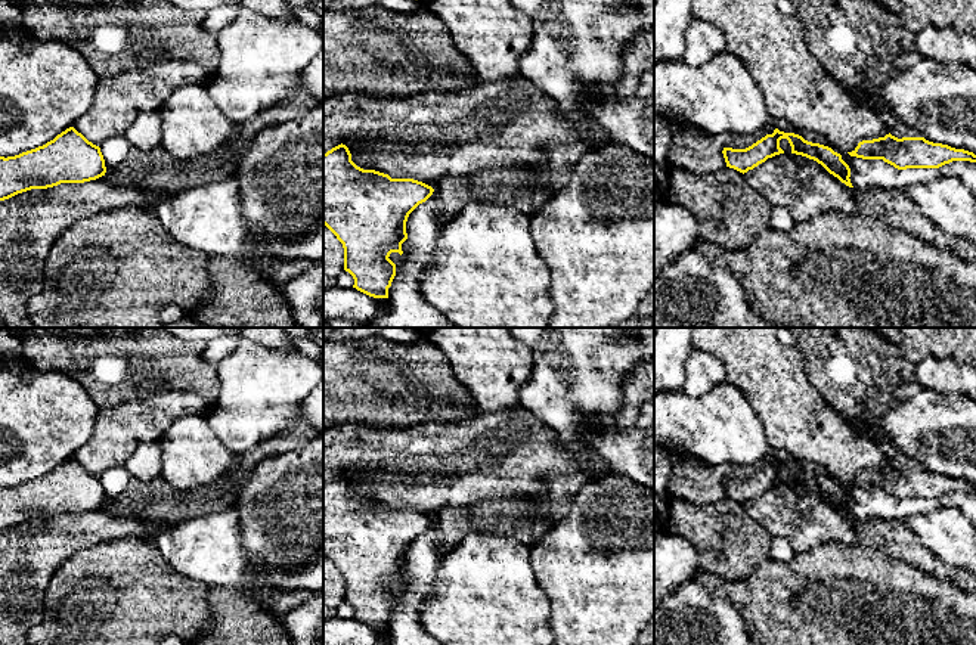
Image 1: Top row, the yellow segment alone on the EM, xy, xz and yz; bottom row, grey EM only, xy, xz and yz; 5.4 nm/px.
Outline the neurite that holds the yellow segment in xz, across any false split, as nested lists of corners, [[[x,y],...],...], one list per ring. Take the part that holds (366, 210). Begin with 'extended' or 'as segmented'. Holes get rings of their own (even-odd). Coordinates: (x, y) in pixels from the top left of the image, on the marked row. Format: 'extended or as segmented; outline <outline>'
as segmented; outline [[[343,143],[323,154],[323,224],[343,244],[344,270],[353,276],[353,288],[374,298],[388,298],[388,288],[396,276],[396,264],[388,257],[391,252],[403,254],[408,217],[433,192],[422,182],[391,179],[357,167]]]

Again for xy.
as segmented; outline [[[69,127],[43,146],[0,156],[0,201],[31,189],[96,180],[105,173],[100,148]]]

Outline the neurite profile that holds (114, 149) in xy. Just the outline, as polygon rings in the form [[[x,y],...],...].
[[[118,134],[105,140],[100,146],[100,152],[105,159],[105,167],[108,170],[118,168],[124,158],[128,155],[131,146],[126,134]]]

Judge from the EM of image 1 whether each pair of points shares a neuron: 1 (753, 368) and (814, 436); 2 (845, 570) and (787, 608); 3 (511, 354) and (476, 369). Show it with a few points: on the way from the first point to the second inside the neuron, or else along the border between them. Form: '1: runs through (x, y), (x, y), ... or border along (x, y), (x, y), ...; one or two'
1: runs through (770, 384), (799, 419); one
2: runs through (830, 585), (809, 605), (802, 605); one
3: runs through (502, 363), (485, 365); one

